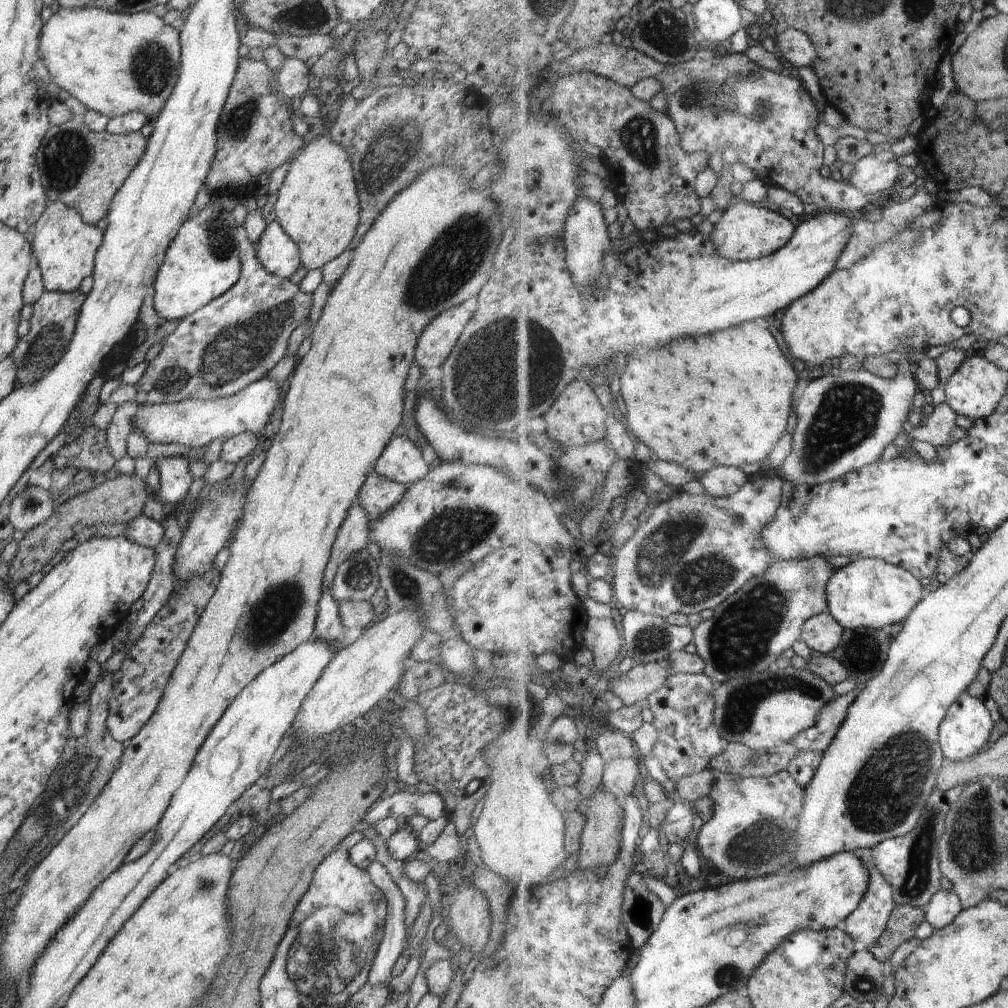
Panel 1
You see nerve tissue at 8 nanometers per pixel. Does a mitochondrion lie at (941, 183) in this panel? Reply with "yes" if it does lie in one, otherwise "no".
no

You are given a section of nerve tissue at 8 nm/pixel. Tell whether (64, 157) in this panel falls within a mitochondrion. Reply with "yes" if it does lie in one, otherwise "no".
yes

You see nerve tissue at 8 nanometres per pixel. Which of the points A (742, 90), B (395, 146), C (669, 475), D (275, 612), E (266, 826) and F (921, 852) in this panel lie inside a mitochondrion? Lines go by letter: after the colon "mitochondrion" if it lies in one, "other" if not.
A: mitochondrion
B: mitochondrion
C: other
D: mitochondrion
E: other
F: mitochondrion

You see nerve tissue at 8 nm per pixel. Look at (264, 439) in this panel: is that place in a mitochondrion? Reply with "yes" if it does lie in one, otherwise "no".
no

